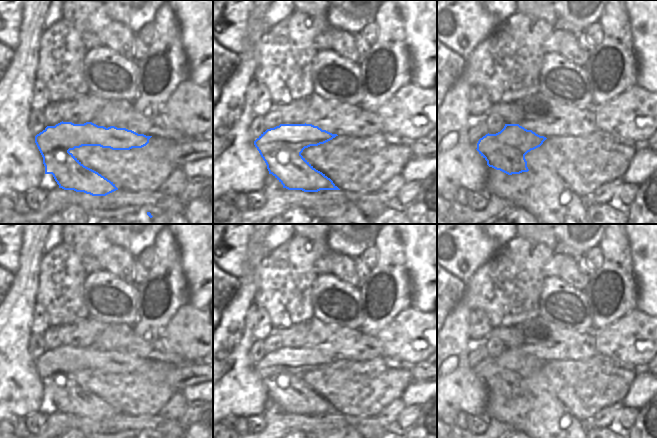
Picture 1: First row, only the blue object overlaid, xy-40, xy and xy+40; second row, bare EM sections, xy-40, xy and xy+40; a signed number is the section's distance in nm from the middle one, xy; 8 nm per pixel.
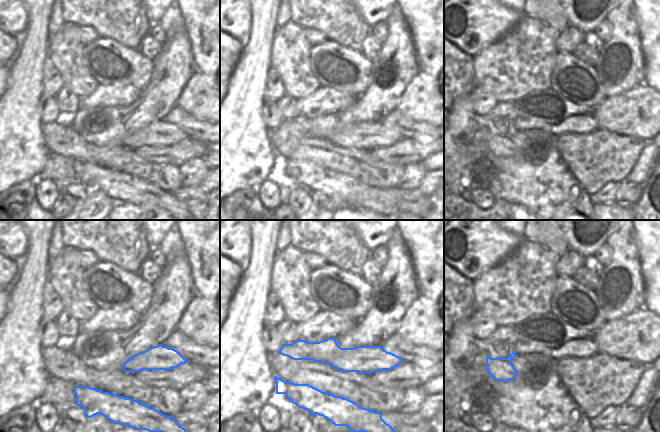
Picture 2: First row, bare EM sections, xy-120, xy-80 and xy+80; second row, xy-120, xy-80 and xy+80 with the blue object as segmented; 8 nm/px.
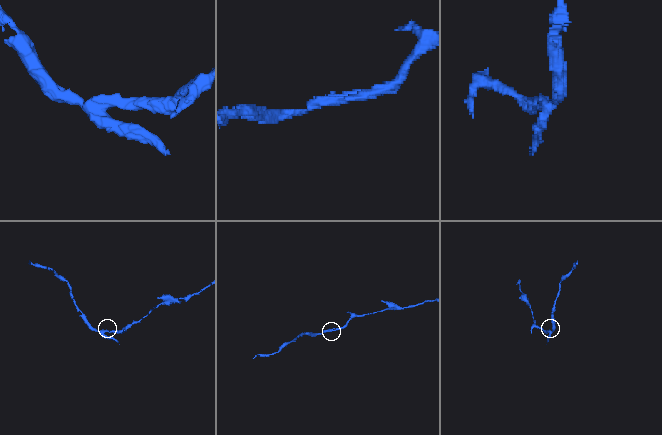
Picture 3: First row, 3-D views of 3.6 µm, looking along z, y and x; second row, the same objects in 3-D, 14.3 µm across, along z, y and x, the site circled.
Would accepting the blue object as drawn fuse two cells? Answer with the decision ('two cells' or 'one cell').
two cells

